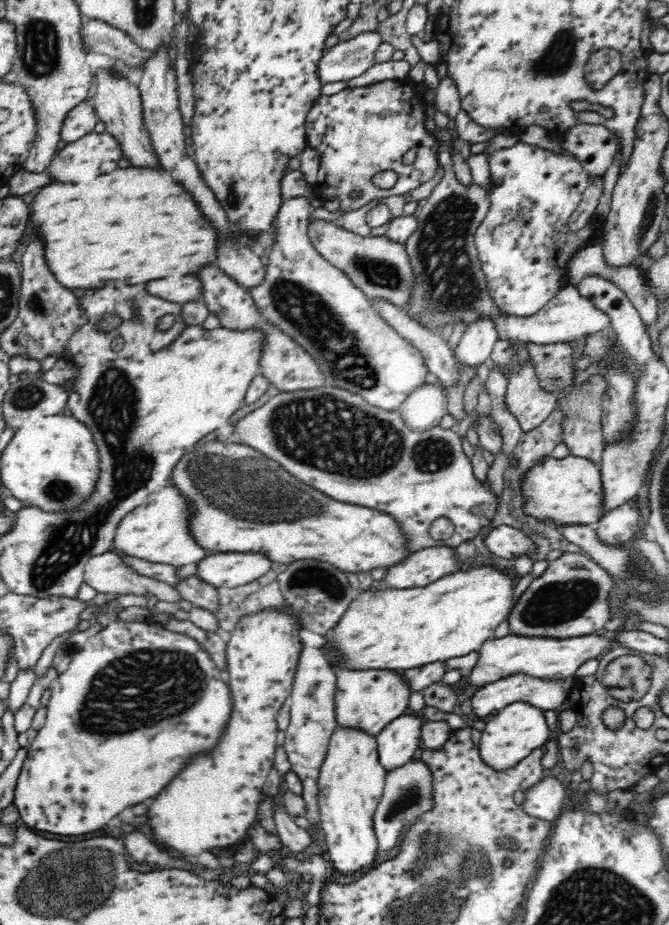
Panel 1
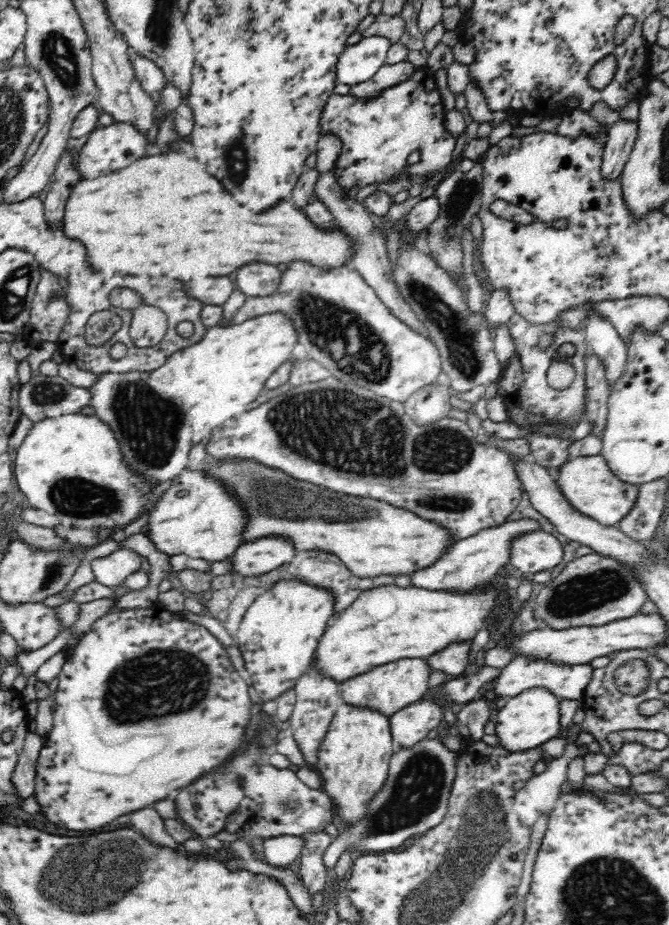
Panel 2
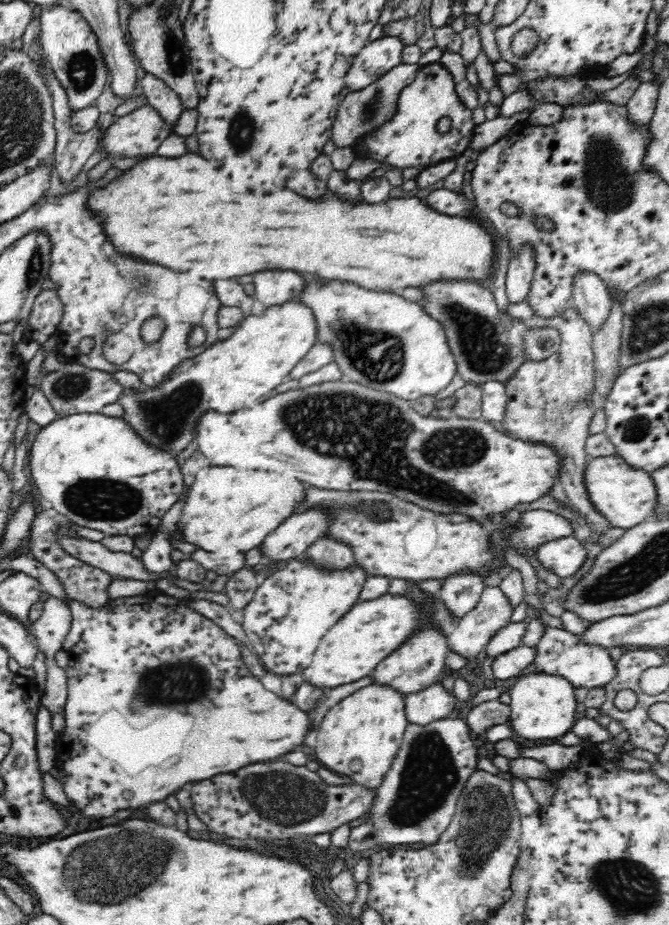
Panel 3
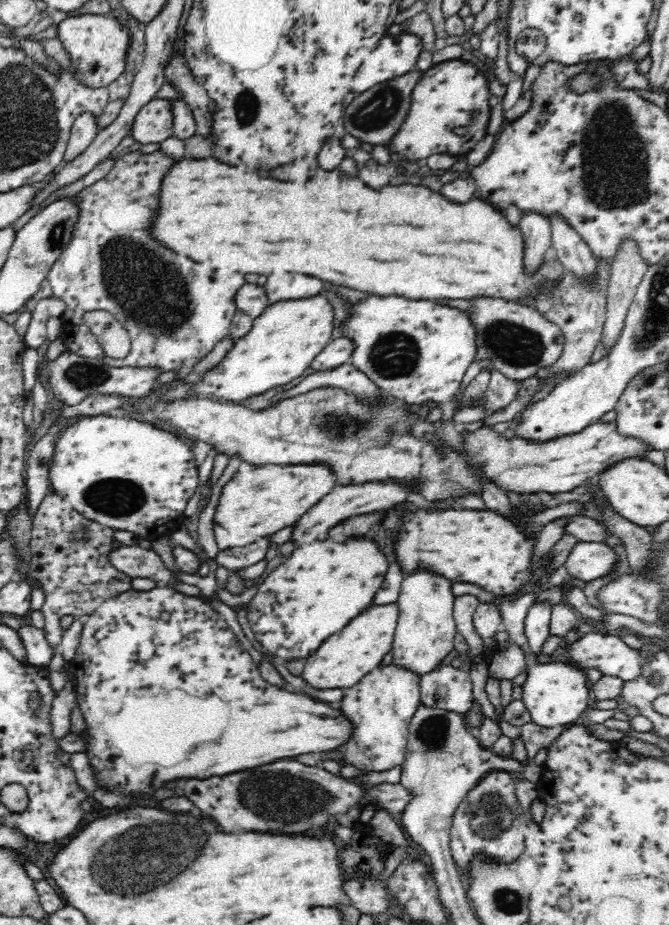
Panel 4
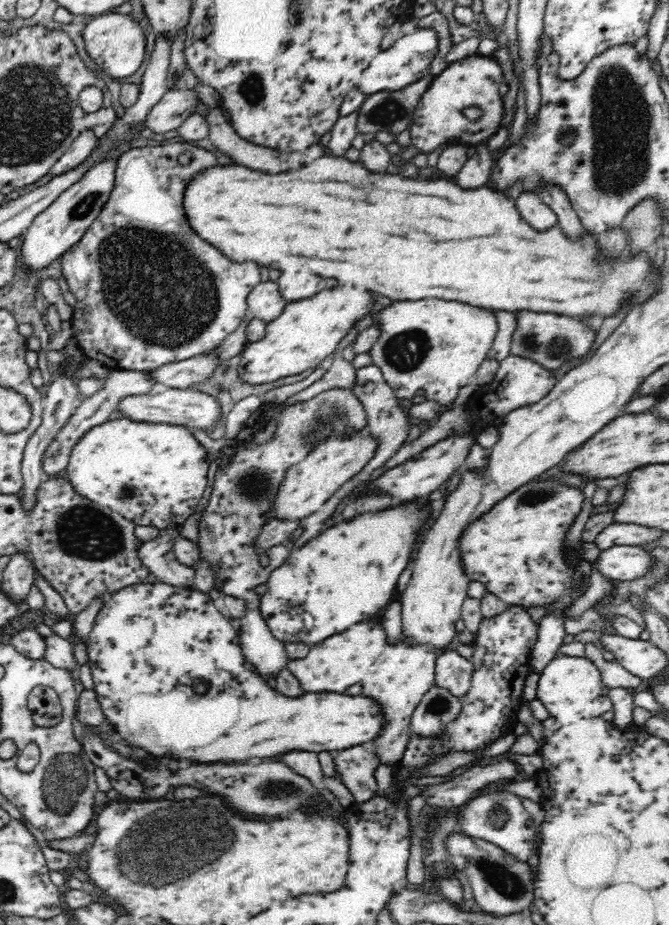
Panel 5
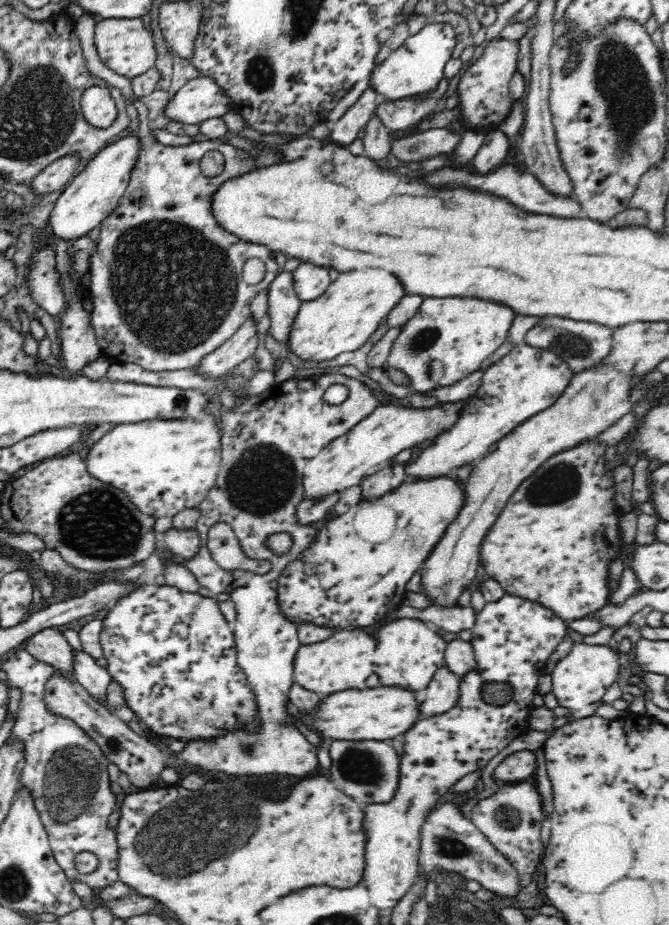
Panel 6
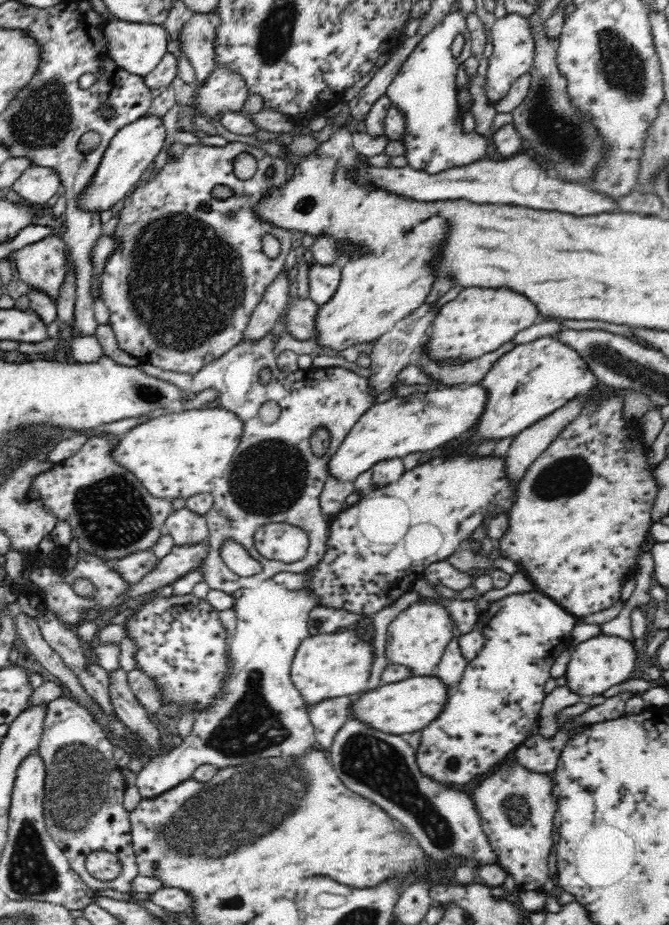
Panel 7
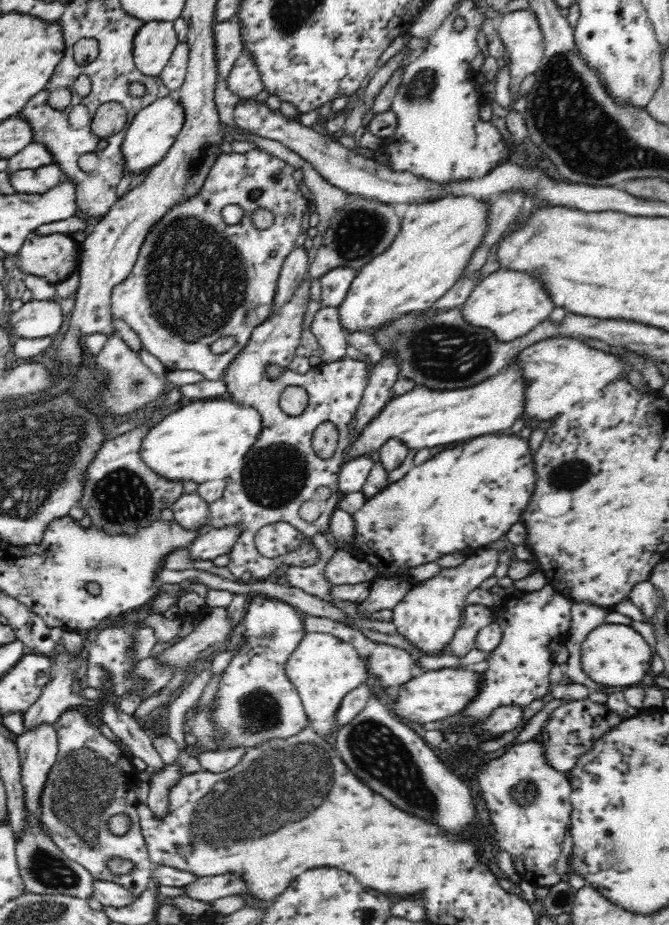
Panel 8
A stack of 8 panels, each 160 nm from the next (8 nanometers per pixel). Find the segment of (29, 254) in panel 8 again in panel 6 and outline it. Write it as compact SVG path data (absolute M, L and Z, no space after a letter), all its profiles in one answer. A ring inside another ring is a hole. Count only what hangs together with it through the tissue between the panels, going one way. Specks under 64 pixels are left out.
M52 247L39 248L33 254L31 271L28 276L28 292L32 298L46 309L48 314L56 317L64 310L63 288L56 273L56 255Z

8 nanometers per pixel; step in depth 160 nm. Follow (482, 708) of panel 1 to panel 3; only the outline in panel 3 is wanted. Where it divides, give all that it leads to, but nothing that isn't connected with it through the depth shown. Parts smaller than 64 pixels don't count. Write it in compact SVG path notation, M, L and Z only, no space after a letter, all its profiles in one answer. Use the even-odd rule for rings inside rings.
M543 624L543 634L540 642L534 646L536 656L532 658L530 666L532 673L550 673L550 675L562 676L572 687L591 688L602 687L610 682L616 674L615 662L610 658L608 649L600 646L588 645L578 641L578 637L562 629L548 627Z

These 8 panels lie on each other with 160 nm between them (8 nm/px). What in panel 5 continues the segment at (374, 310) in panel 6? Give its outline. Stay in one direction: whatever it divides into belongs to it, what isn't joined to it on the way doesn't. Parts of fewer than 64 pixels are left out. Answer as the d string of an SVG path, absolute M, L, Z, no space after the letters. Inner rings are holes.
M339 285L307 299L290 301L276 318L266 322L266 332L260 340L246 342L237 366L238 380L250 385L266 384L323 365L352 324L370 314L372 308L374 293L364 290L364 286Z

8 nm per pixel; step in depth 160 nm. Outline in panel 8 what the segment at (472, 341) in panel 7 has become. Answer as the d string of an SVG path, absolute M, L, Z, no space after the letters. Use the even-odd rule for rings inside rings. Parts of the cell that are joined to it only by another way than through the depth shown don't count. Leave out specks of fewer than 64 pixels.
M514 269L497 270L480 280L468 294L468 298L459 307L462 319L474 327L488 329L490 333L494 333L496 341L510 342L548 319L554 308L546 290L536 288L542 286L532 275L522 274Z

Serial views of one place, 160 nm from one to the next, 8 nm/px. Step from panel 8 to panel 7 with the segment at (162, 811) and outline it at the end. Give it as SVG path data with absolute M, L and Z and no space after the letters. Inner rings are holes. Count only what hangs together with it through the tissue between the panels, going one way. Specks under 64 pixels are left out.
M272 578L254 584L254 588L242 589L242 595L234 601L238 623L235 633L228 640L229 681L227 691L217 703L198 713L192 730L181 743L165 755L158 755L145 761L143 769L137 772L135 785L144 798L160 796L162 792L178 786L191 778L192 772L210 764L218 770L230 766L254 764L256 760L280 760L297 757L315 747L314 727L308 718L303 696L291 679L291 664L300 643L309 637L309 614L318 601L306 591L288 590L276 584Z

